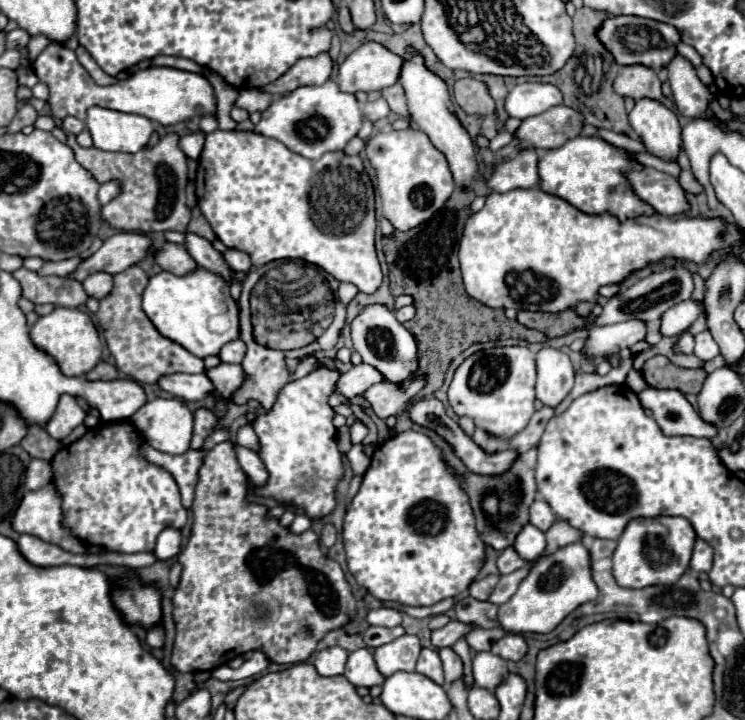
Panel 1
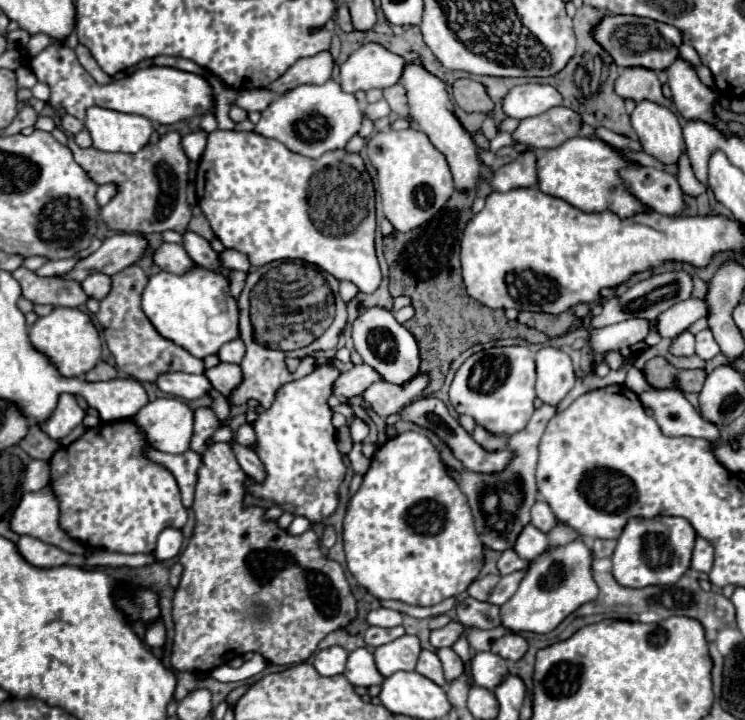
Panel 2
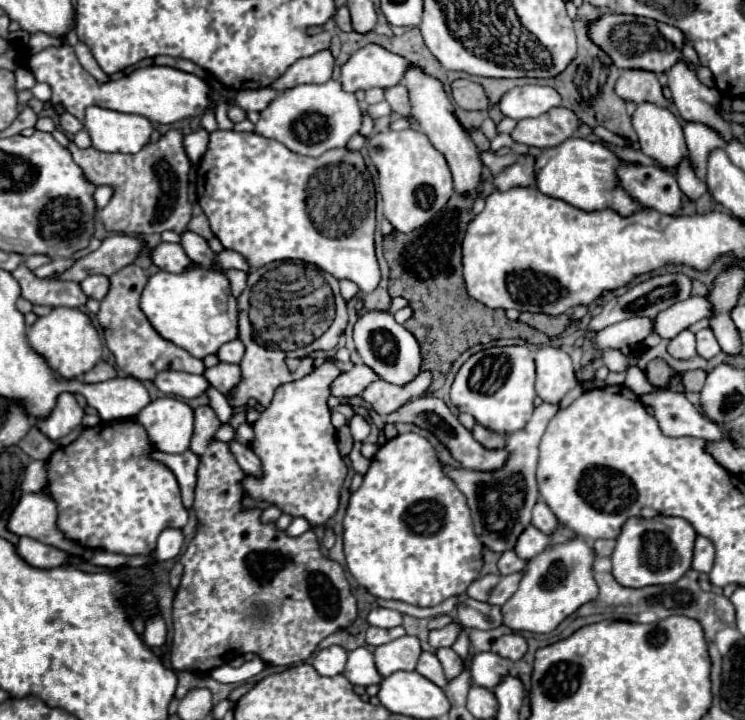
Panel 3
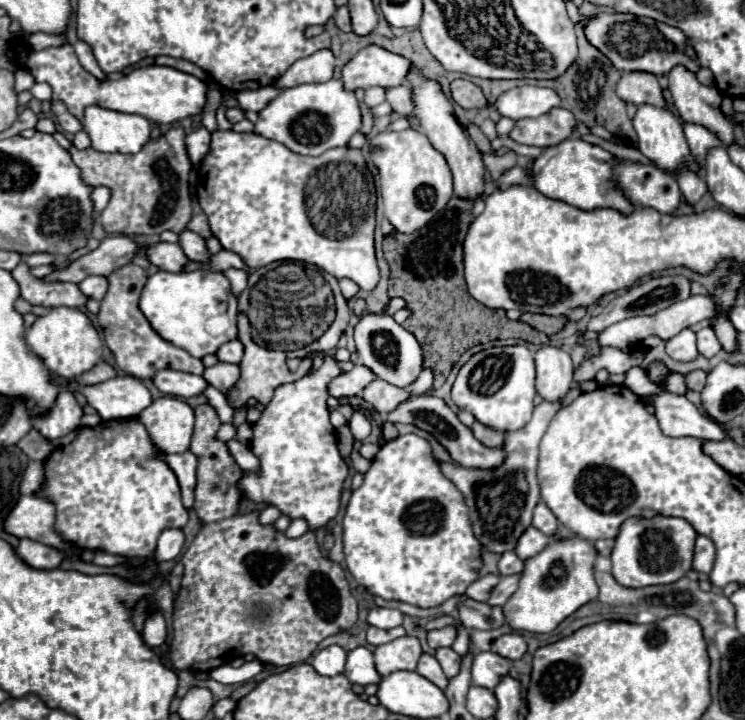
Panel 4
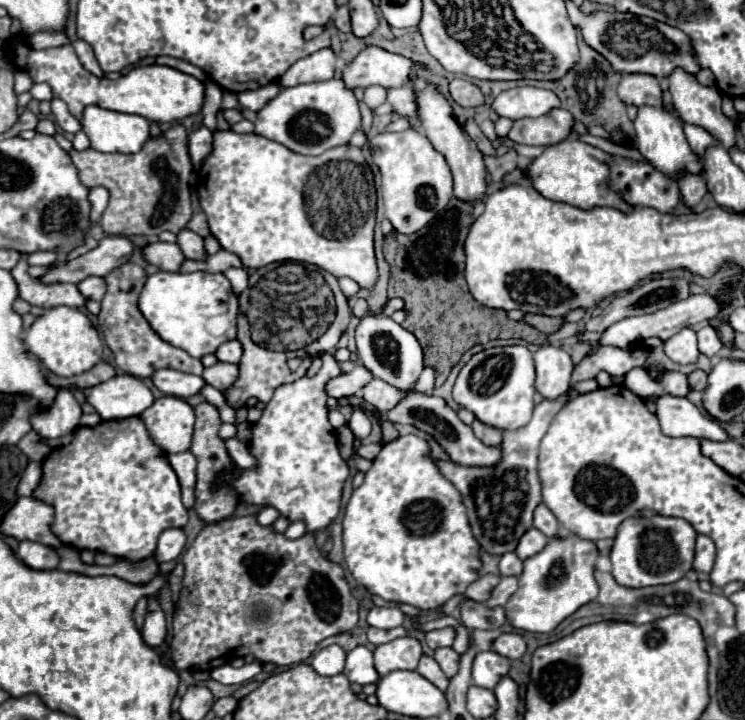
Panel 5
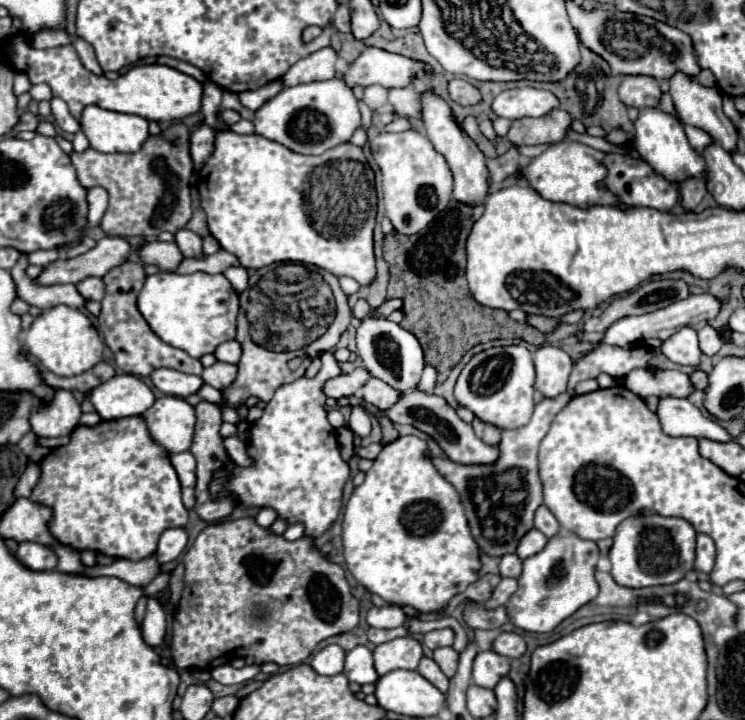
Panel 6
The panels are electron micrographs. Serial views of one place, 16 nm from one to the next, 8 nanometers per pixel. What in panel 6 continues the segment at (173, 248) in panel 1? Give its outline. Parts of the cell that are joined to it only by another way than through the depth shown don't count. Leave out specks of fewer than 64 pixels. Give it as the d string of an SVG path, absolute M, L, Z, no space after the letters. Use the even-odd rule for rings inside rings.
M148 242L138 250L146 264L154 264L166 272L176 272L180 262L184 260L180 248L176 248L176 244L172 242Z

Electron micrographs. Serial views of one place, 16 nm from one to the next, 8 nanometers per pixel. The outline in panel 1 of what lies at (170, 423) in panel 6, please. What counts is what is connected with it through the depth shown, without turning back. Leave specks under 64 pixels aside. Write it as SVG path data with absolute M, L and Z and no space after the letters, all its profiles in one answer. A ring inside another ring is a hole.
M156 398L152 402L146 402L138 412L134 412L130 416L130 424L142 432L144 440L160 450L160 452L166 452L166 454L172 454L172 456L178 456L178 454L184 454L188 448L190 448L190 438L192 438L192 422L194 422L194 416L192 412L188 410L188 406L178 400L178 398Z

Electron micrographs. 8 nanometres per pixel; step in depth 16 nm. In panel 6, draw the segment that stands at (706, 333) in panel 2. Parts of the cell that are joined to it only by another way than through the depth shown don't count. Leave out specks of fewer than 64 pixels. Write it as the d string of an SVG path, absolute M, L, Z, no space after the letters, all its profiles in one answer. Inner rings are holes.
M704 326L698 332L698 344L700 344L702 354L706 354L706 356L714 356L722 348L722 340L712 326Z

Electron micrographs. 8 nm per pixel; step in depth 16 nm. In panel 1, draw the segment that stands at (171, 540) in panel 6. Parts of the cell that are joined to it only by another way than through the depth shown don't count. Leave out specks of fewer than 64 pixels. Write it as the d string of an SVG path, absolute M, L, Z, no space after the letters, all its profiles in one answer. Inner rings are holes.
M166 528L160 532L158 540L156 540L156 548L154 548L154 554L158 560L168 560L168 558L174 558L182 548L182 534L180 530L174 530L174 528Z

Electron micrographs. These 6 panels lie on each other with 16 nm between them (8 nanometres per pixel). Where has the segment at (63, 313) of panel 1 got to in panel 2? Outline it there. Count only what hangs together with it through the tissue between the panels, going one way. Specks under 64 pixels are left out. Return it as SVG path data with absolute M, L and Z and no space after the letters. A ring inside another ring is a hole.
M54 308L48 316L36 320L30 328L30 342L36 350L44 352L64 376L84 376L92 370L102 354L102 342L90 316L78 308Z

